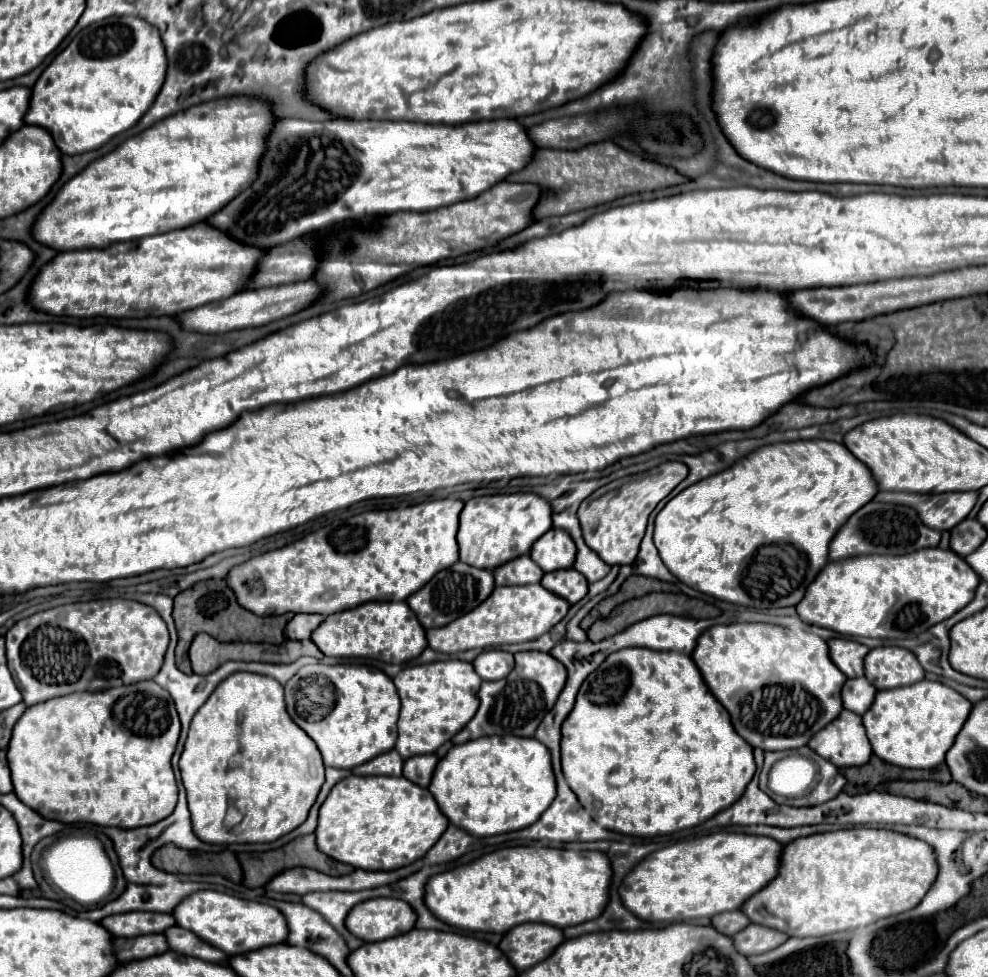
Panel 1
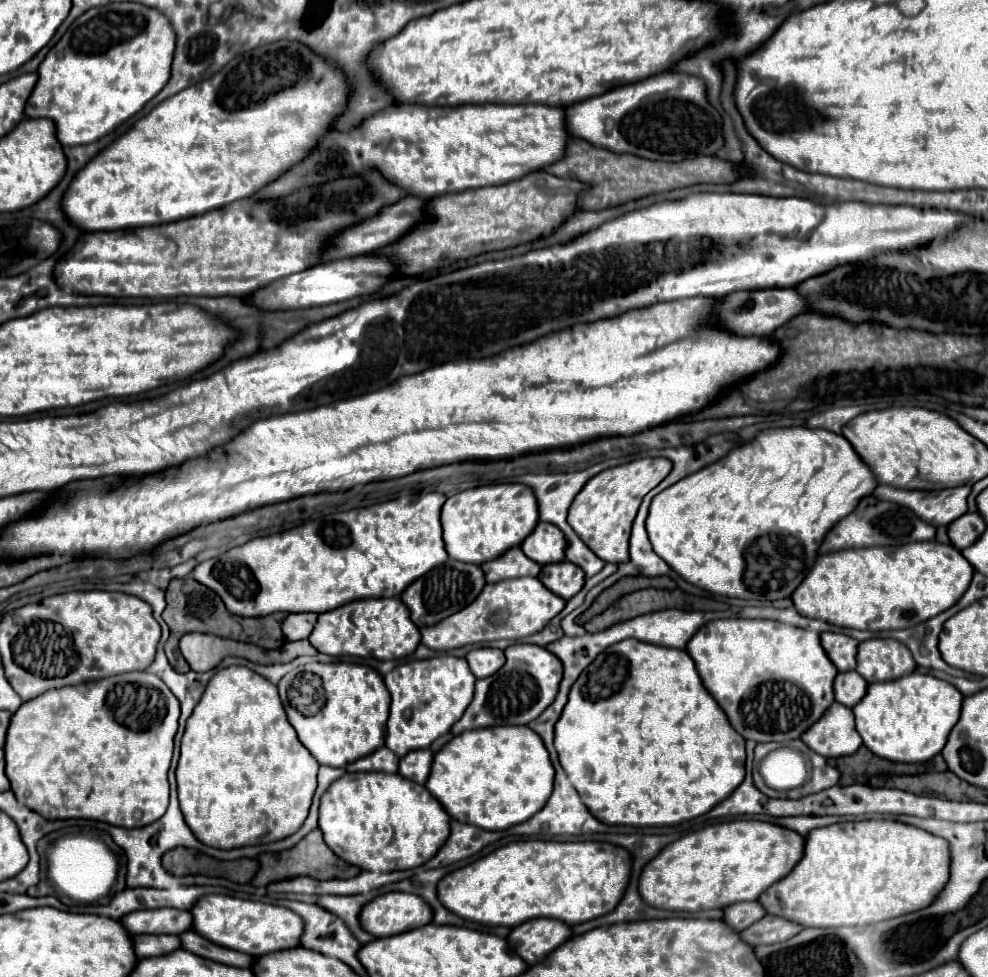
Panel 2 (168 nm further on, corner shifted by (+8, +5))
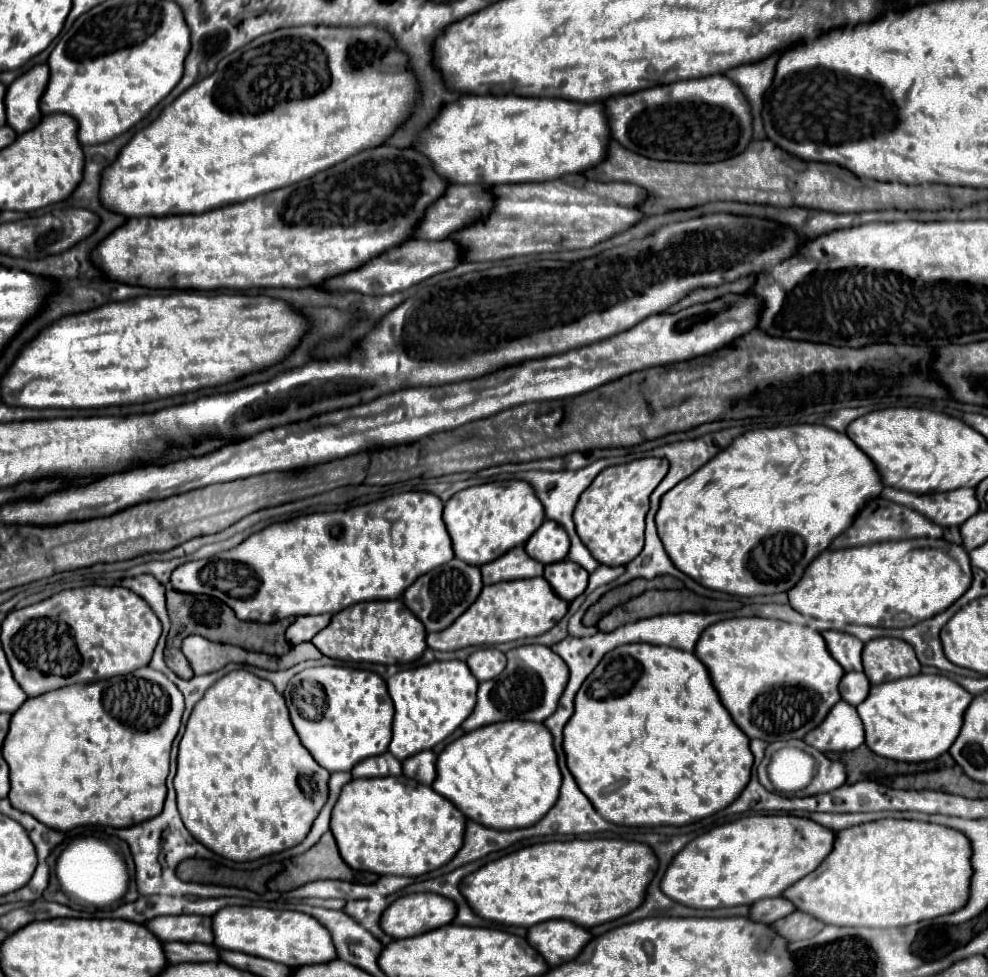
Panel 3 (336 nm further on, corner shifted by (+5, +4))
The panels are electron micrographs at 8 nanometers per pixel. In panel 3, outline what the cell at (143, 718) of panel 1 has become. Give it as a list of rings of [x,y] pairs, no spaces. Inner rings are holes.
[[[149,666],[109,680],[65,686],[37,698],[27,698],[13,714],[1,748],[11,776],[9,802],[51,830],[61,832],[83,824],[127,828],[159,816],[167,796],[165,780],[169,774],[171,742],[179,732],[183,710],[177,686]]]

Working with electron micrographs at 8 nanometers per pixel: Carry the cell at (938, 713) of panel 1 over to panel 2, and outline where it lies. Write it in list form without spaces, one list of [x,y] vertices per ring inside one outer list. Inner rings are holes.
[[[910,673],[886,683],[872,683],[866,697],[854,707],[856,731],[864,745],[882,759],[900,763],[928,761],[946,745],[950,729],[960,717],[962,701],[964,697],[956,687],[922,673]]]

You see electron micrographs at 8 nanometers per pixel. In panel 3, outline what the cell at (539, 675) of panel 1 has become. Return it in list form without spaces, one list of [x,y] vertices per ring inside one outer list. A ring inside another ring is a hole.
[[[541,644],[513,648],[507,652],[507,668],[497,678],[479,684],[477,704],[471,716],[461,724],[461,728],[465,732],[471,732],[475,728],[513,718],[543,722],[547,716],[555,712],[557,702],[567,686],[567,678],[569,670],[565,662],[551,648]]]

